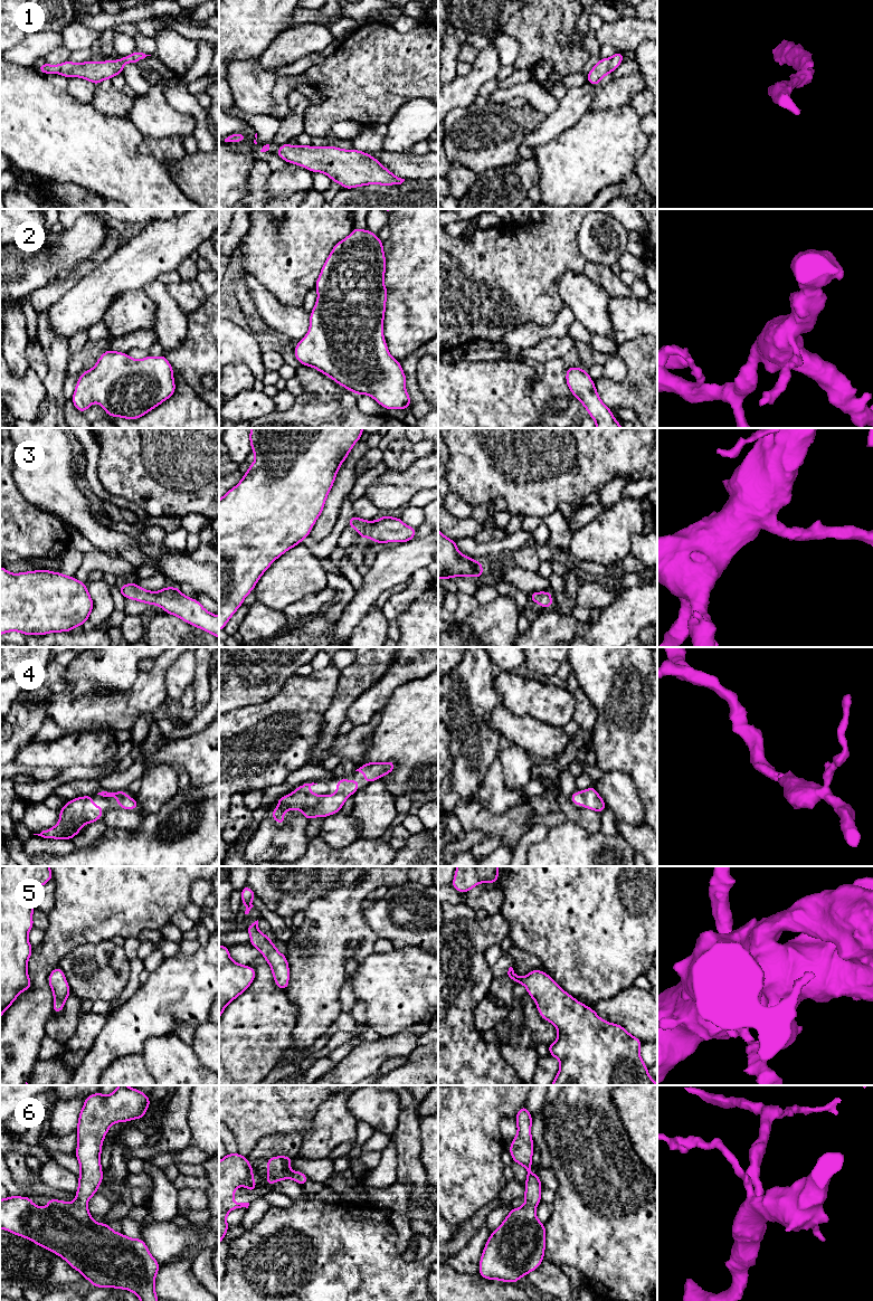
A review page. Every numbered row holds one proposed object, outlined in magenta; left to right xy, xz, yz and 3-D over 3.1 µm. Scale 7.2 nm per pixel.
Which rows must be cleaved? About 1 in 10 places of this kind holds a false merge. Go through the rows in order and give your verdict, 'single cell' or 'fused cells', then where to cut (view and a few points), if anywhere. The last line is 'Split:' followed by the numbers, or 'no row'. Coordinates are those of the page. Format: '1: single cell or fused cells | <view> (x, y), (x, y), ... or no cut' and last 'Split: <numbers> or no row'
1: single cell | no cut
2: single cell | no cut
3: single cell | no cut
4: single cell | no cut
5: single cell | no cut
6: single cell | no cut
Split: no row

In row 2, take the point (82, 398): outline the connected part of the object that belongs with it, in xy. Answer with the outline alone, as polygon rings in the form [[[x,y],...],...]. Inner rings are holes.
[[[107,350],[94,368],[80,373],[75,386],[72,402],[79,412],[86,411],[93,402],[98,402],[108,417],[139,419],[175,392],[173,368],[165,355],[148,355],[136,360],[127,353]]]

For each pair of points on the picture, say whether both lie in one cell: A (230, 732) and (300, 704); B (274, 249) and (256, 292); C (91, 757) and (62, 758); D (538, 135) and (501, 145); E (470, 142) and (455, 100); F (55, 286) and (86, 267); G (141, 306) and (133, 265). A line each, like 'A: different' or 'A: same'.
A: same
B: different
C: same
D: different
E: different
F: same
G: different

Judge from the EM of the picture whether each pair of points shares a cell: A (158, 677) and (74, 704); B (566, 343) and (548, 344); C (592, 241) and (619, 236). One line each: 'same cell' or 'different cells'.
A: same cell
B: same cell
C: same cell

